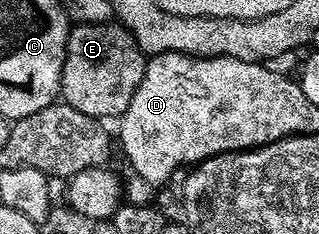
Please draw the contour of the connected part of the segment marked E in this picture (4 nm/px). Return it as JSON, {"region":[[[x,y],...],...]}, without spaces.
{"region":[[[112,20],[93,24],[73,23],[68,29],[60,75],[63,103],[101,122],[108,122],[111,116],[119,118],[130,106],[130,98],[134,98],[134,90],[138,90],[142,82],[145,63],[145,52],[123,24]]]}

